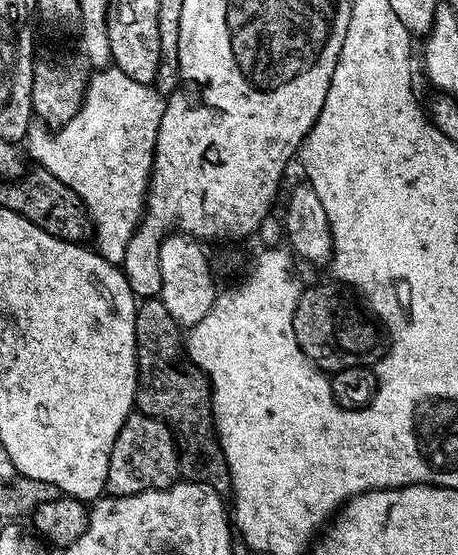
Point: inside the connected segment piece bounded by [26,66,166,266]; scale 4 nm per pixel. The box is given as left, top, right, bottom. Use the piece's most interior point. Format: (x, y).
(105, 153)

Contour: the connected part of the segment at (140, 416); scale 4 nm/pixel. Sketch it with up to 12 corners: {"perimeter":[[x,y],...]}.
{"perimeter":[[126,418],[104,483],[109,496],[181,479],[176,439],[158,418]]}

